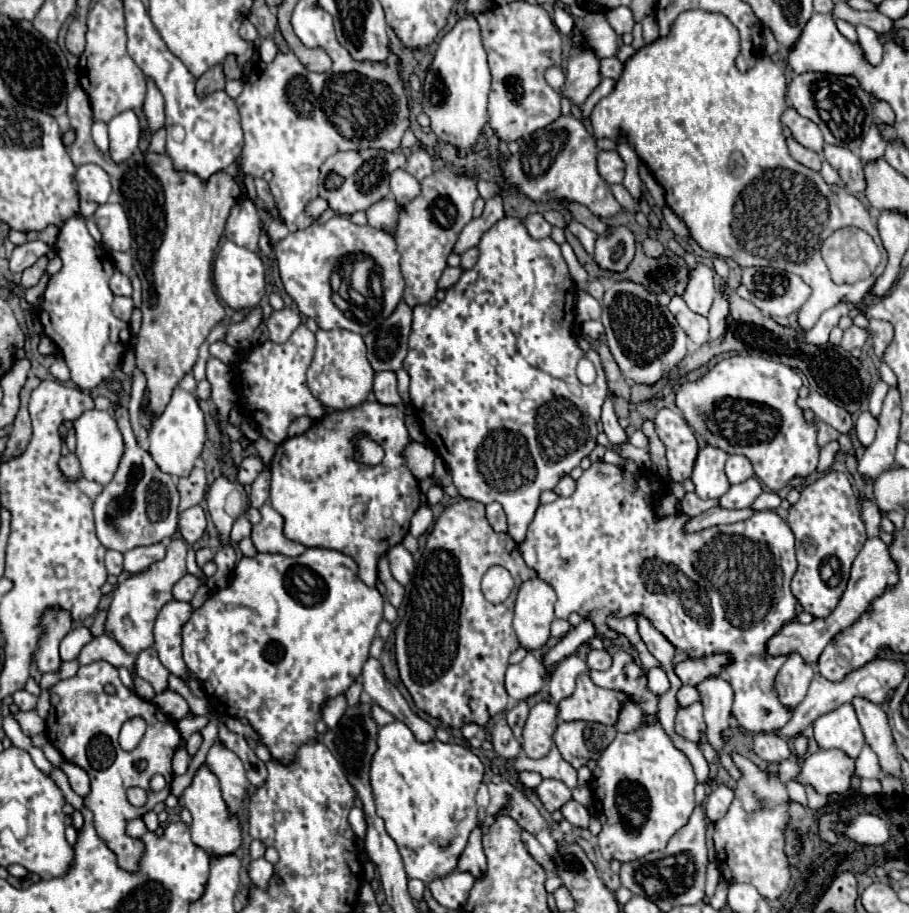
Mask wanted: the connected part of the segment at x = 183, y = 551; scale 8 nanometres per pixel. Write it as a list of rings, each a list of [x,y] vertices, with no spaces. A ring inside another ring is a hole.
[[[169,540],[167,544],[167,554],[163,560],[151,564],[145,572],[139,572],[135,576],[129,576],[123,580],[115,592],[113,592],[113,602],[107,612],[107,634],[113,636],[129,654],[139,654],[145,648],[151,648],[153,644],[153,624],[159,614],[159,610],[167,604],[173,602],[173,586],[177,580],[181,580],[187,574],[185,568],[185,556],[187,556],[187,546],[183,540]]]

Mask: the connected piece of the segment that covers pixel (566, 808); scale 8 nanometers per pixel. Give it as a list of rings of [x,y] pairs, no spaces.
[[[569,800],[567,804],[561,806],[561,814],[567,822],[571,822],[573,826],[589,826],[589,812],[575,800]]]

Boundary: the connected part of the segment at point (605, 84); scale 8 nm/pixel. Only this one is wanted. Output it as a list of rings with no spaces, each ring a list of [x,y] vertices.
[[[603,78],[603,80],[601,80],[601,84],[591,92],[591,96],[589,96],[589,98],[585,100],[585,104],[581,106],[583,118],[589,118],[589,116],[591,116],[593,106],[595,106],[603,96],[607,96],[607,94],[613,90],[613,86],[615,86],[615,80],[613,80],[613,78]]]

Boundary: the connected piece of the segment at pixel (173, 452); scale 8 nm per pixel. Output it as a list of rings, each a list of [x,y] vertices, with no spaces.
[[[177,386],[173,396],[171,396],[171,402],[165,408],[165,412],[159,418],[155,418],[151,414],[145,414],[145,410],[143,410],[141,422],[147,428],[149,454],[153,456],[157,466],[163,472],[177,476],[177,478],[191,474],[193,462],[199,458],[203,444],[205,444],[205,420],[203,420],[203,412],[199,408],[197,398]]]

